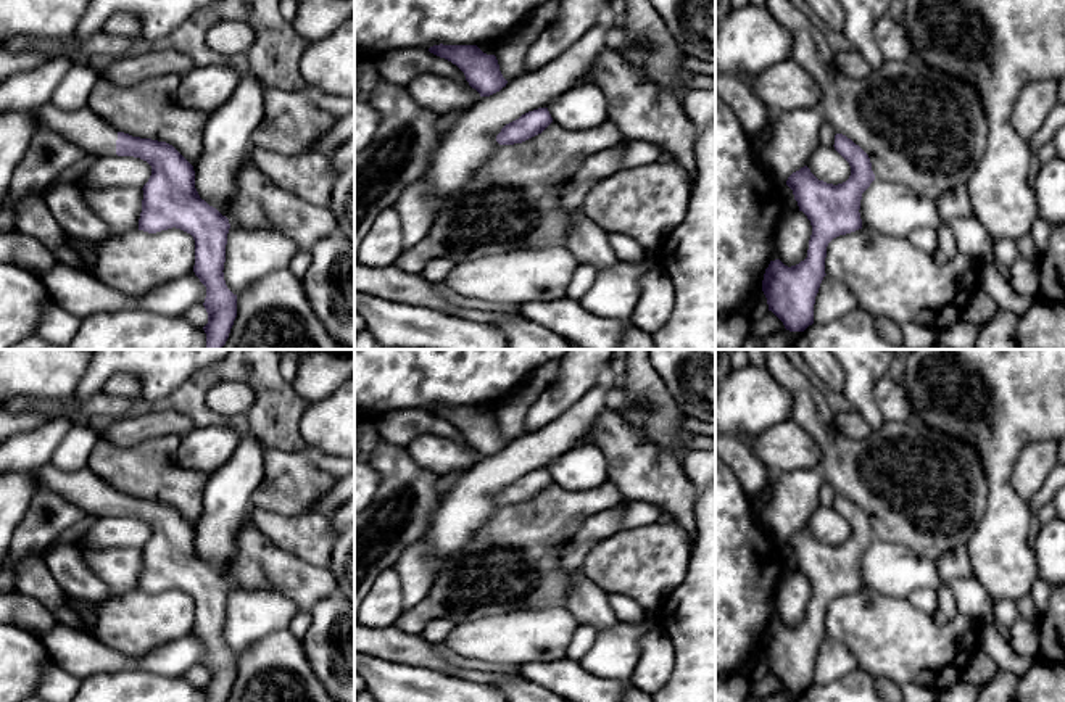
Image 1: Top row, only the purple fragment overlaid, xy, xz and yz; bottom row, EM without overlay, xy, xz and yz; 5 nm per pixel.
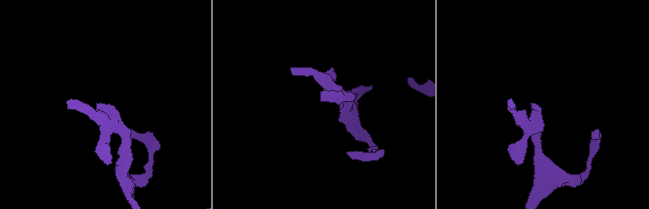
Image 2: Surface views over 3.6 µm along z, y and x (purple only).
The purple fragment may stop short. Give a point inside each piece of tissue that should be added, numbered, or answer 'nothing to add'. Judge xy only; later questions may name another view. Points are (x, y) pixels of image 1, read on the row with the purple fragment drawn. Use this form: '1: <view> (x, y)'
1: xy (82, 126)

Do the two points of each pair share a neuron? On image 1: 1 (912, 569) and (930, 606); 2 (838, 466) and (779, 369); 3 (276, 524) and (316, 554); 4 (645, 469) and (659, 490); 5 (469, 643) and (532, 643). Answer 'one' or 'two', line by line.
1: two
2: one
3: one
4: one
5: one

